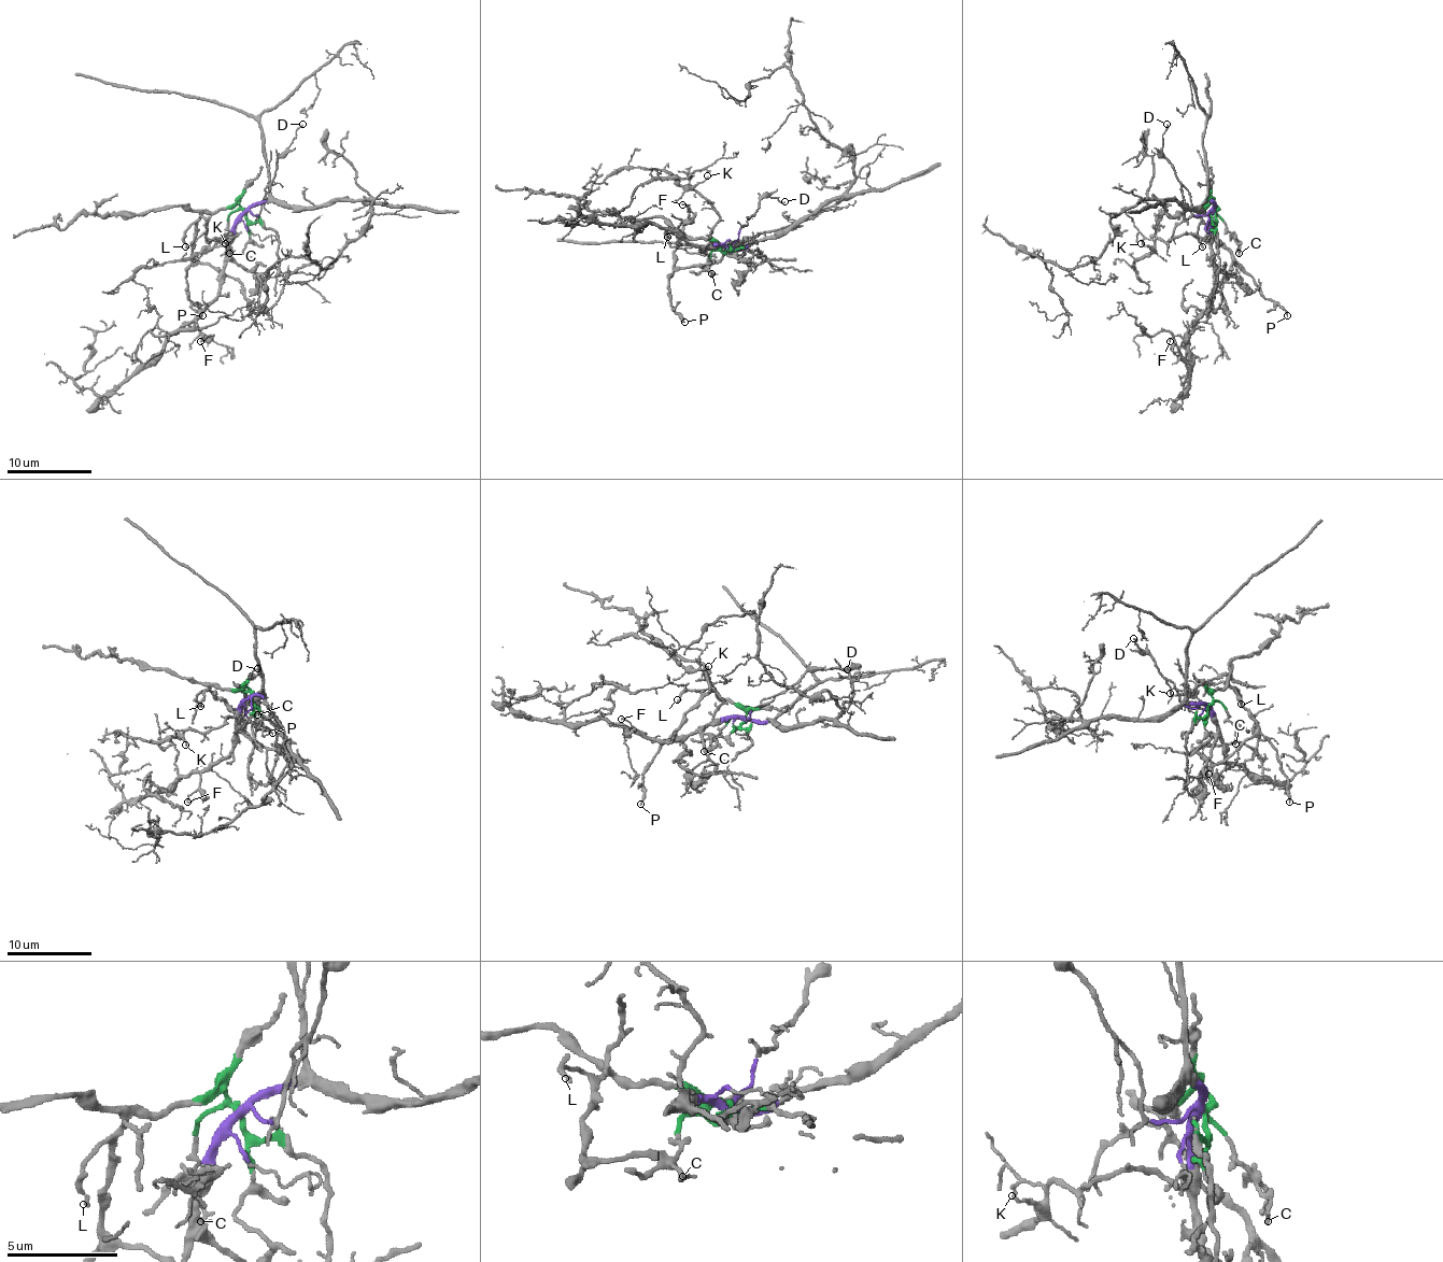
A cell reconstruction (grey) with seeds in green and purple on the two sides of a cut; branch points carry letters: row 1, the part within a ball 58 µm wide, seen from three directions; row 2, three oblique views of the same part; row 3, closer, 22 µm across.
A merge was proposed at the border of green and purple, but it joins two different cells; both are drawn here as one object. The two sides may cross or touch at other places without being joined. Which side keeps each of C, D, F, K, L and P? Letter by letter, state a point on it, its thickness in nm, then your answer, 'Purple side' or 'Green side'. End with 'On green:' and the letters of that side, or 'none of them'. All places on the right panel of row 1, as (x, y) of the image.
C: Place: (1239, 253). Thickness 180 nm. Green side
D: Place: (1166, 124). Thickness 130 nm. Purple side
F: Place: (1170, 341). Thickness 110 nm. Purple side
K: Place: (1141, 243). Thickness 120 nm. Purple side
L: Place: (1202, 246). Thickness 170 nm. Green side
P: Place: (1287, 315). Thickness 180 nm. Green side
On green: C, L, P

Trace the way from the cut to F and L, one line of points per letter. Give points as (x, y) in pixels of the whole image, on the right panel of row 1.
F: (1214, 211), (1210, 226), (1214, 291), (1210, 302), (1190, 322), (1182, 337), (1175, 335), (1170, 341)
L: (1214, 211), (1212, 202), (1203, 211), (1197, 230), (1201, 247)

